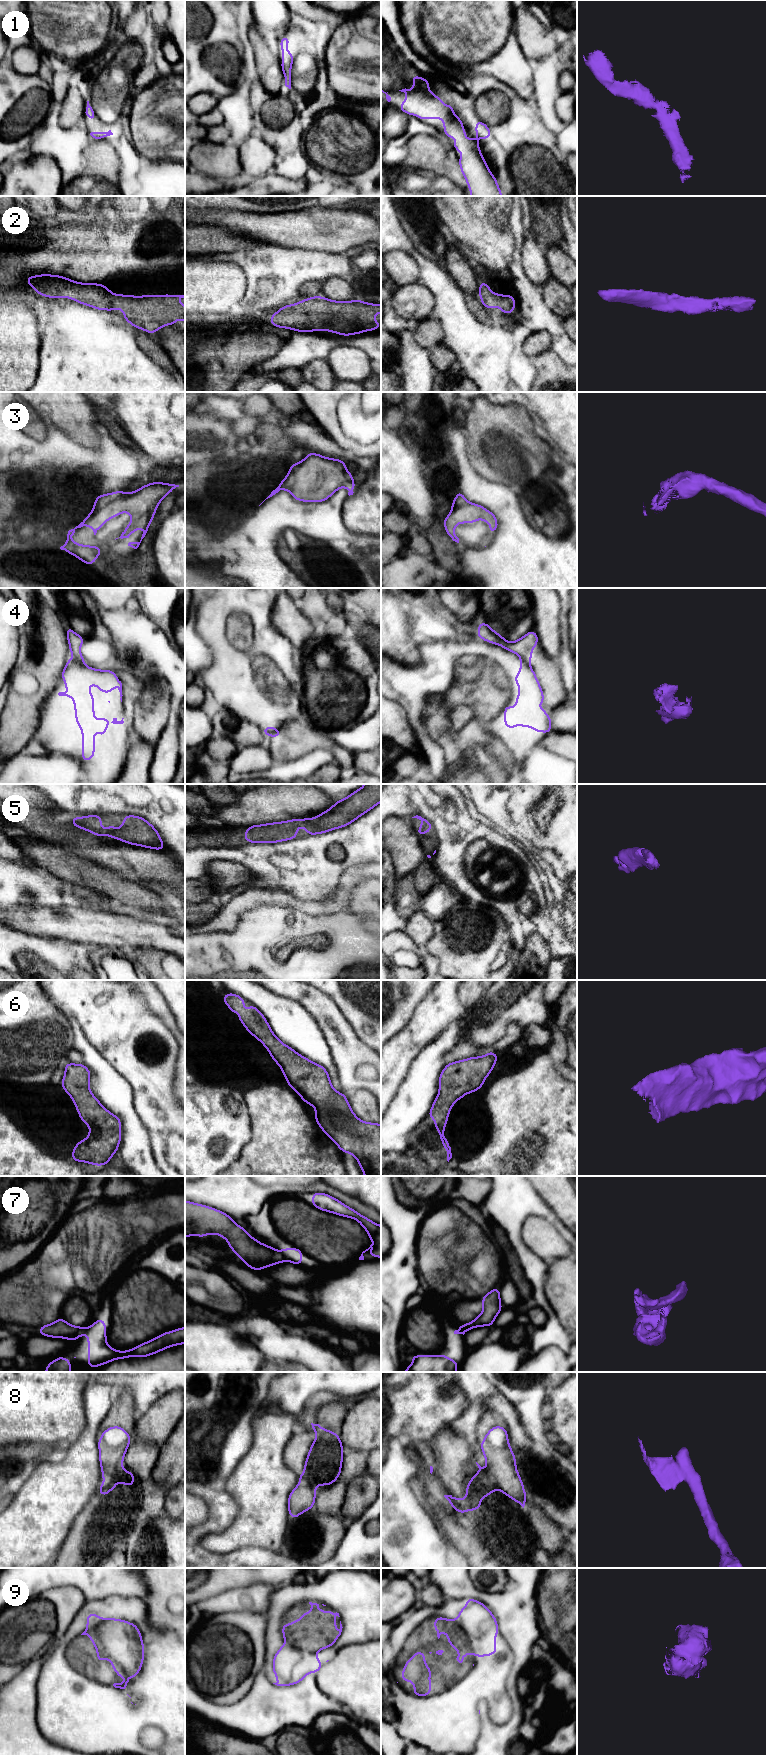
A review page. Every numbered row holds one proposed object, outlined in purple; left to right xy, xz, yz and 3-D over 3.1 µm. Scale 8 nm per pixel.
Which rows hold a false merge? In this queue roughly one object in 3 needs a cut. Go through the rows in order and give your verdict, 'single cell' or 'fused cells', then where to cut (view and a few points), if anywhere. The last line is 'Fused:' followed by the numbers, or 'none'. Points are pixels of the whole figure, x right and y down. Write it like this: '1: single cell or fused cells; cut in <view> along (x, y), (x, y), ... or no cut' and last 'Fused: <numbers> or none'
1: single cell; no cut
2: single cell; no cut
3: single cell; no cut
4: fused cells; cut in yz along (521, 657), (529, 664)
5: single cell; no cut
6: single cell; no cut
7: fused cells; cut in xz along (279, 1252), (285, 1260)
8: fused cells; cut in xy along (121, 1468), (104, 1482)
9: single cell; no cut
Fused: 4, 7, 8

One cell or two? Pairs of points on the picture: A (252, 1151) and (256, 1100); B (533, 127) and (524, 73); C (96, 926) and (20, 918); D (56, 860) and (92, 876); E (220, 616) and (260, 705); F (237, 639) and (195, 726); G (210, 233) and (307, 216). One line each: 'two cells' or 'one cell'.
A: one cell
B: two cells
C: one cell
D: one cell
E: one cell
F: two cells
G: two cells

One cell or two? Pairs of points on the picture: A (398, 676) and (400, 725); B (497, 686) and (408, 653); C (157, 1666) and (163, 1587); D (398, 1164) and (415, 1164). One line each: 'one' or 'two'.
A: two
B: two
C: two
D: one

